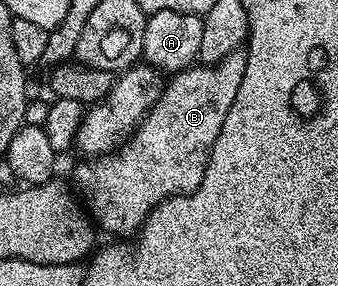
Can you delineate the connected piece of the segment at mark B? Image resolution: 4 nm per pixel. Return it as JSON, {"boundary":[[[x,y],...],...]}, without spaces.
{"boundary":[[[239,48],[223,57],[217,65],[196,63],[187,69],[181,69],[169,80],[172,81],[169,85],[167,82],[161,88],[160,97],[152,110],[116,152],[81,160],[81,165],[72,173],[71,184],[88,217],[100,229],[102,227],[108,233],[135,234],[145,219],[167,197],[187,195],[199,187],[208,166],[208,155],[222,131],[222,123],[226,123],[230,103],[234,103],[234,95],[238,95],[238,87],[242,87],[242,75],[246,75],[247,62],[247,52]]]}

